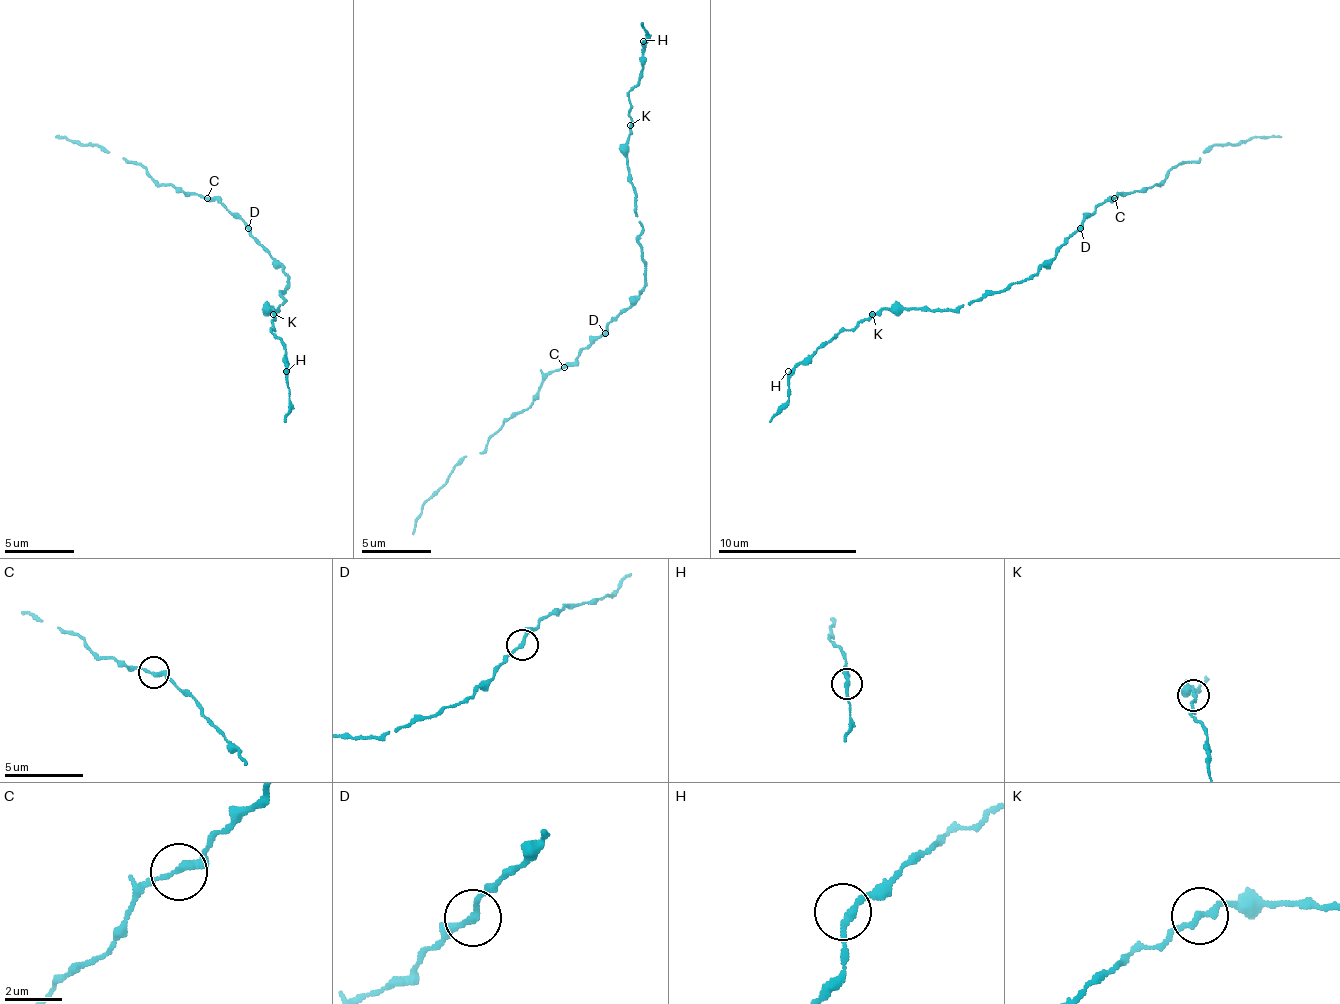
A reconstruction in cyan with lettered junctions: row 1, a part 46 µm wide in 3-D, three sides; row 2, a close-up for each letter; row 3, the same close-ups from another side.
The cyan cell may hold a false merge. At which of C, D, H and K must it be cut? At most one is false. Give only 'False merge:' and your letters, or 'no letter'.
False merge: no letter

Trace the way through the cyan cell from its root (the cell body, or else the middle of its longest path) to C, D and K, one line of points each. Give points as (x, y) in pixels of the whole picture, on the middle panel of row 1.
C: (630, 302), (563, 368)
D: (630, 302), (605, 333)
K: (630, 302), (643, 288), (640, 222), (633, 208), (633, 180), (626, 163), (630, 124)

